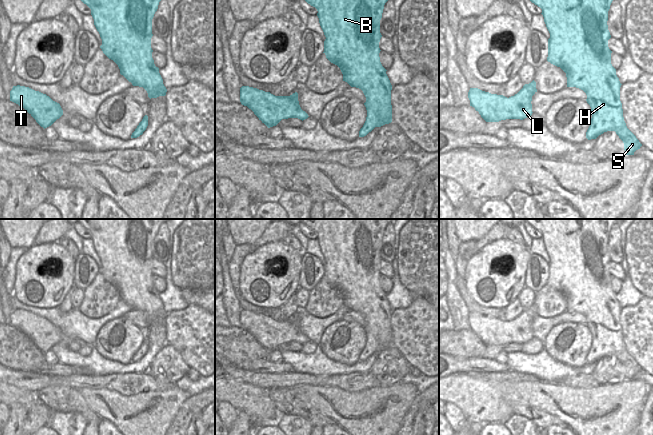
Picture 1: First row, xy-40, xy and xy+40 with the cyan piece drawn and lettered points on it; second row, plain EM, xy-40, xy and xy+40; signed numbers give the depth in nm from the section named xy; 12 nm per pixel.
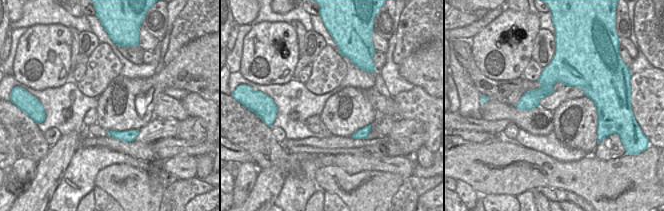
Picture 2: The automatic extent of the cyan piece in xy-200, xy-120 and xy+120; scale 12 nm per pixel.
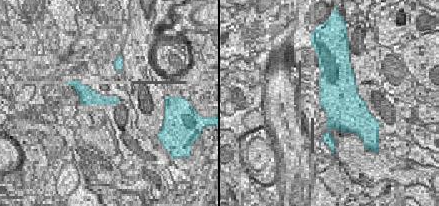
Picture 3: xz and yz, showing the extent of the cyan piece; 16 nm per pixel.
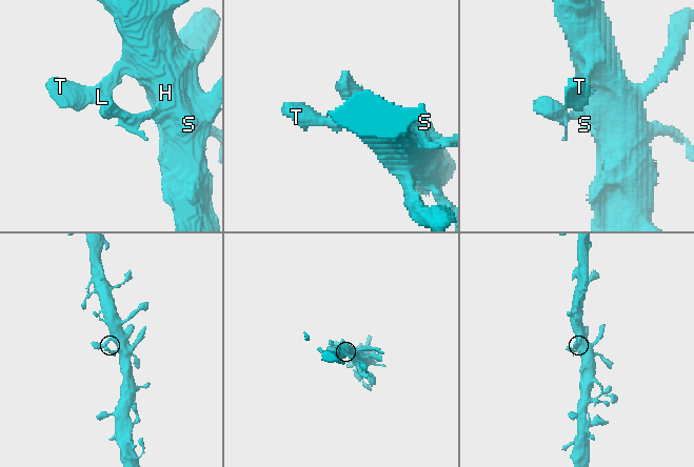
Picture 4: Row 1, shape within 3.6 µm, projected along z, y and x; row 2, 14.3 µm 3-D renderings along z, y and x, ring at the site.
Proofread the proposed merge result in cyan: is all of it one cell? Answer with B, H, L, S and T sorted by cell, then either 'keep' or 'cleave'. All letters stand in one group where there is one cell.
groups B H L S T; keep

